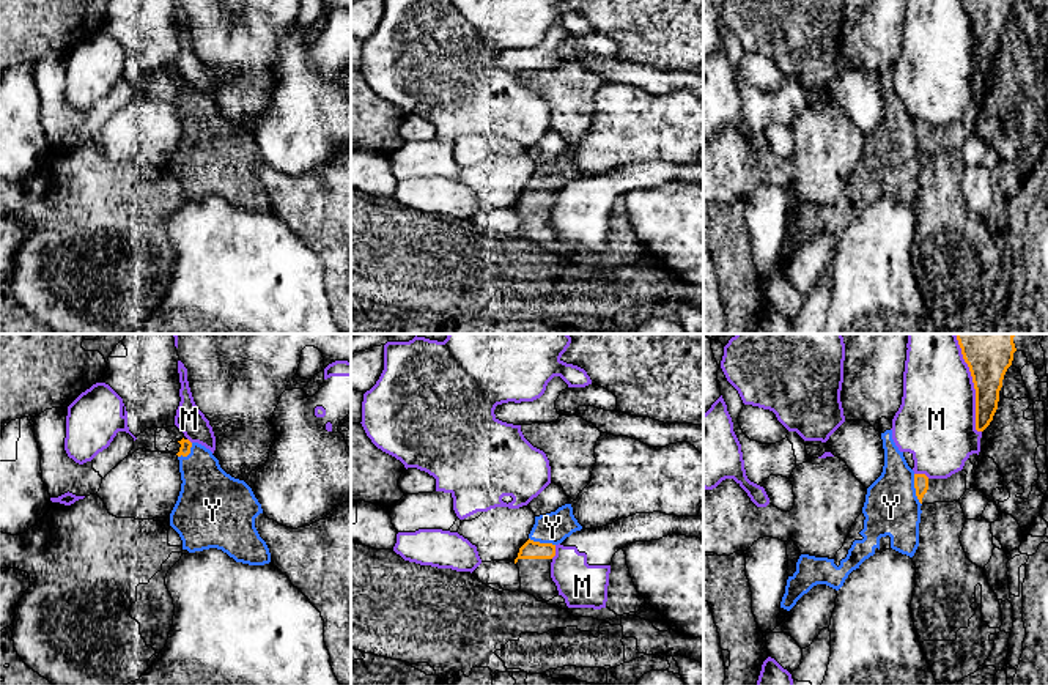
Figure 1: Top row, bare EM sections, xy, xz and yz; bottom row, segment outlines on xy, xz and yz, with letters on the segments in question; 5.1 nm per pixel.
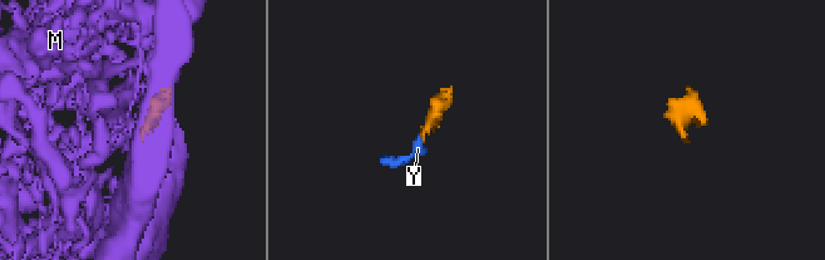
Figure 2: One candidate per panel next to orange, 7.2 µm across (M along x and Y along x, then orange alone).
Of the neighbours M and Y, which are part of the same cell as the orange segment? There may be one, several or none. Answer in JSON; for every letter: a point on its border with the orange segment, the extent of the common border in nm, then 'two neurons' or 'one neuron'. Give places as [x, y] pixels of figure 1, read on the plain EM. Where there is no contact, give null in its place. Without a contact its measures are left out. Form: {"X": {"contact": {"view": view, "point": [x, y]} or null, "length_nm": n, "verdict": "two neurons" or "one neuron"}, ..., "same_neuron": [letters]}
{"M": {"contact": {"view": "yz", "point": [976, 41]}, "length_nm": 420, "verdict": "two neurons"}, "Y": {"contact": {"view": "yz", "point": [916, 137]}, "length_nm": 170, "verdict": "one neuron"}, "same_neuron": ["Y"]}

